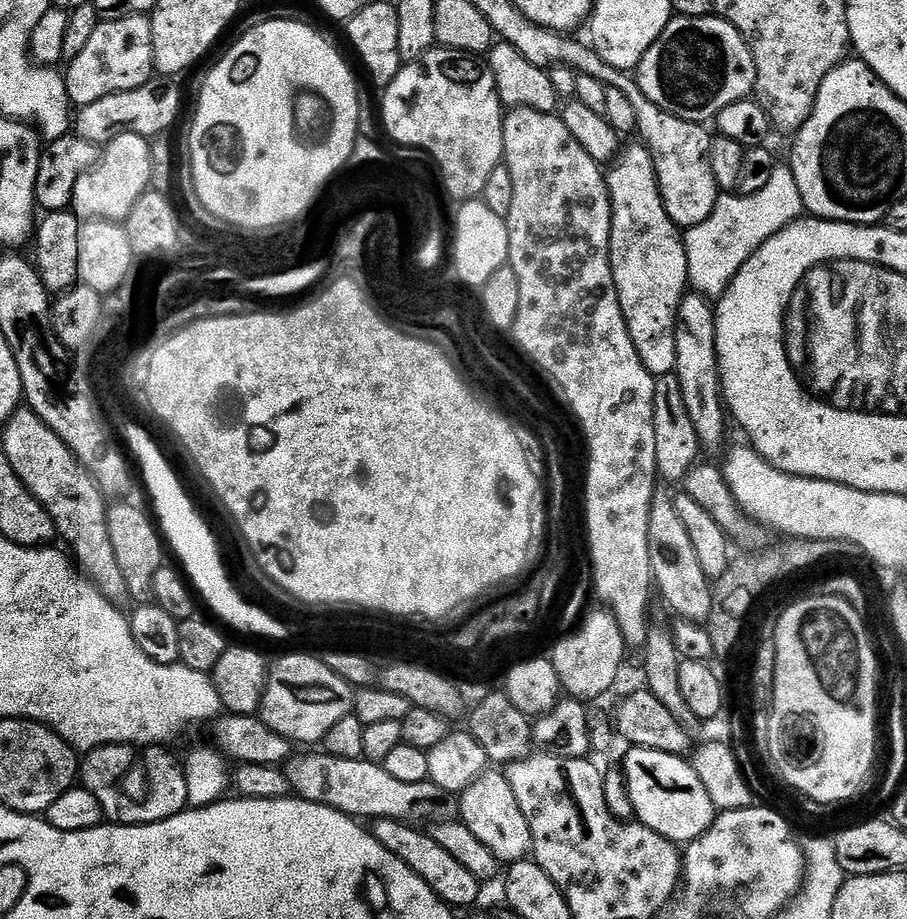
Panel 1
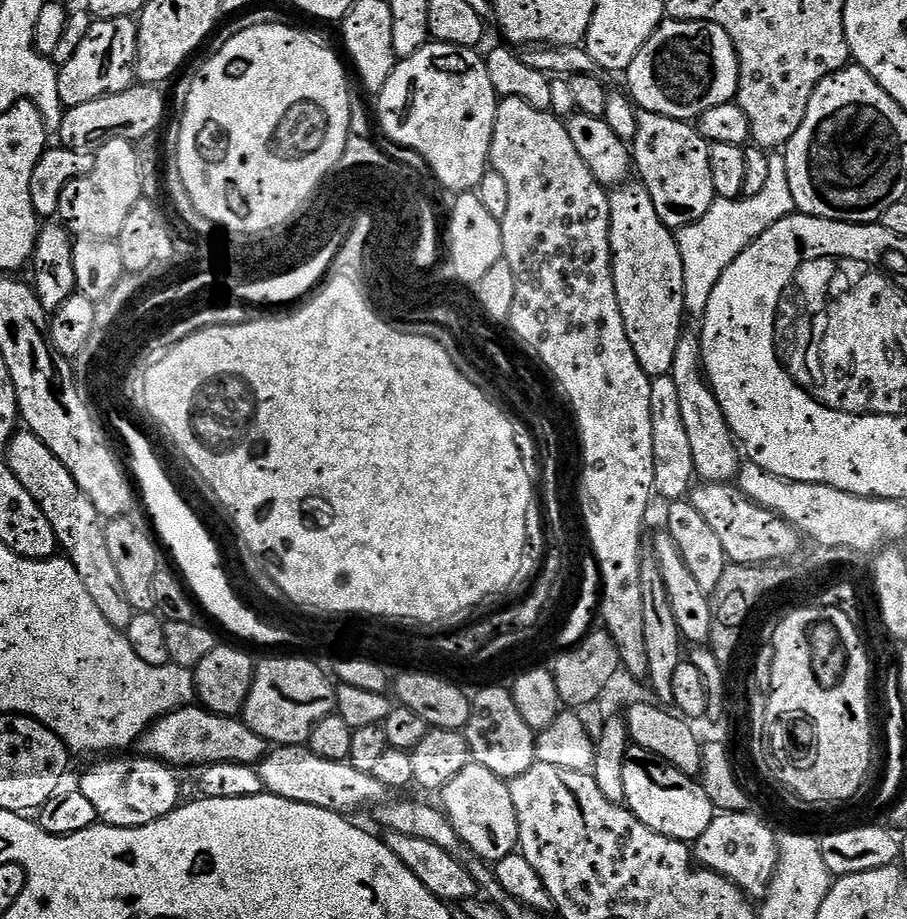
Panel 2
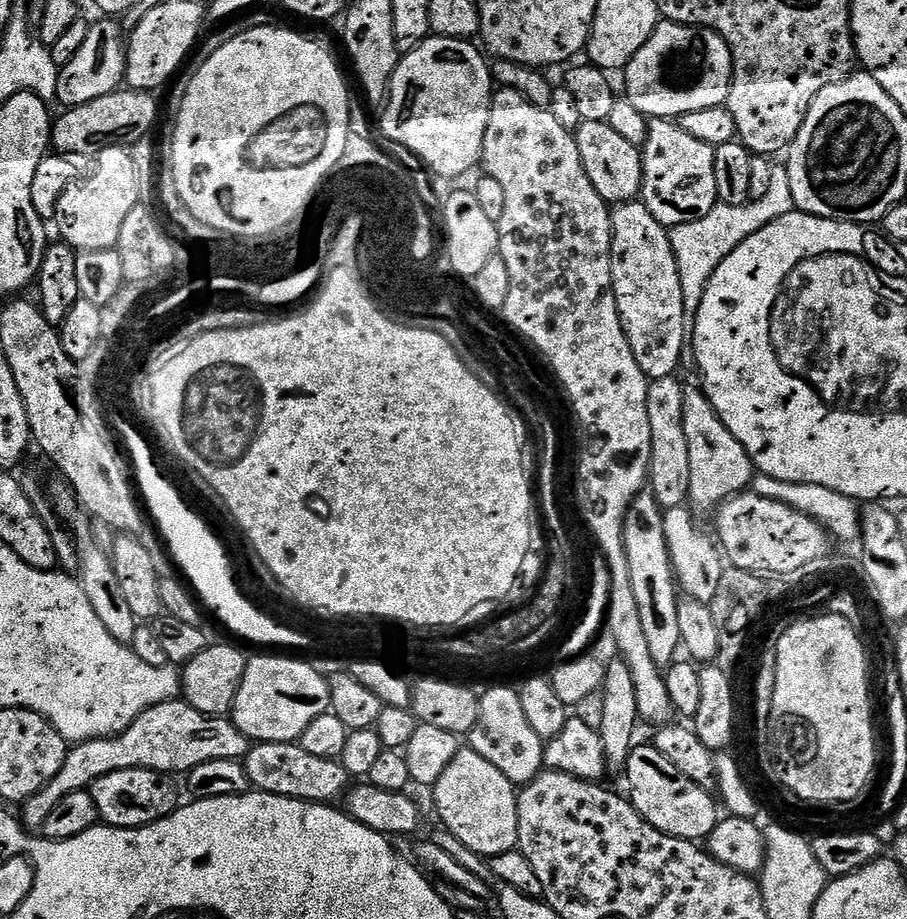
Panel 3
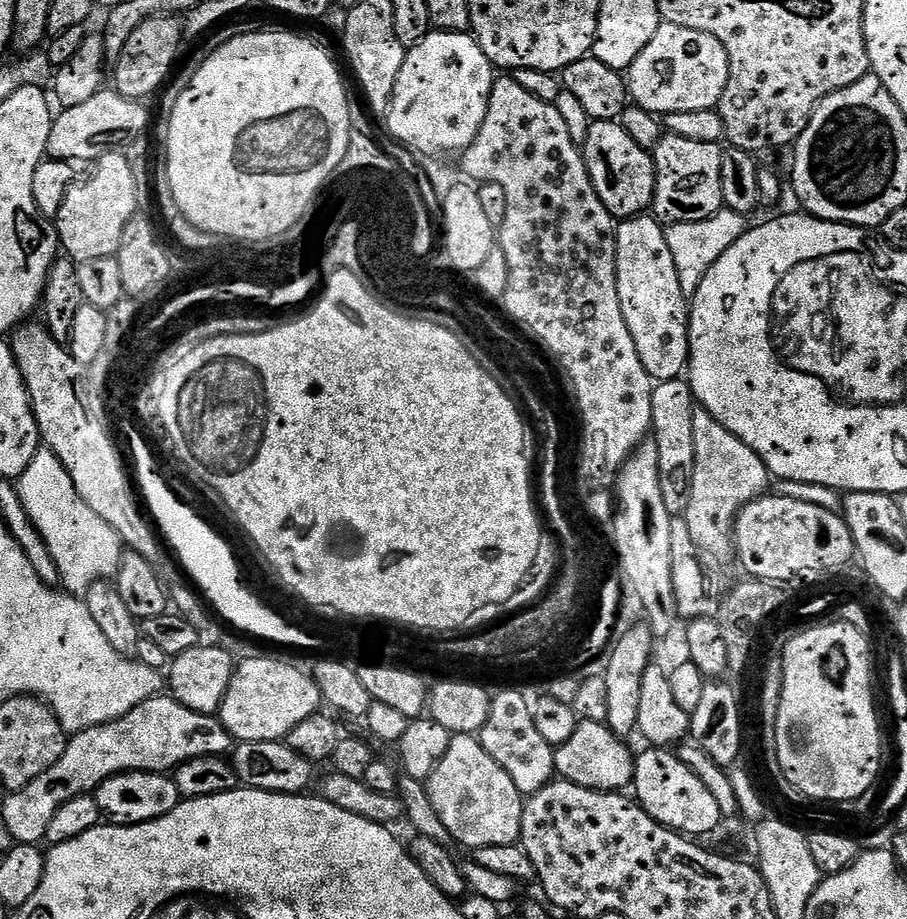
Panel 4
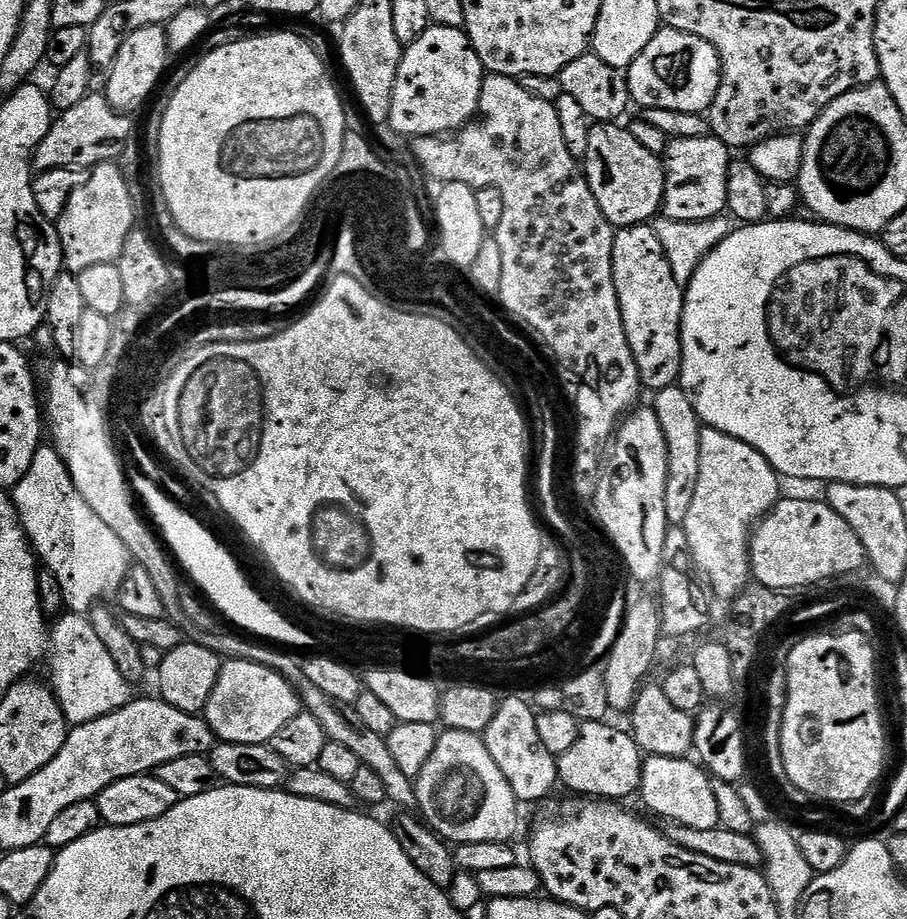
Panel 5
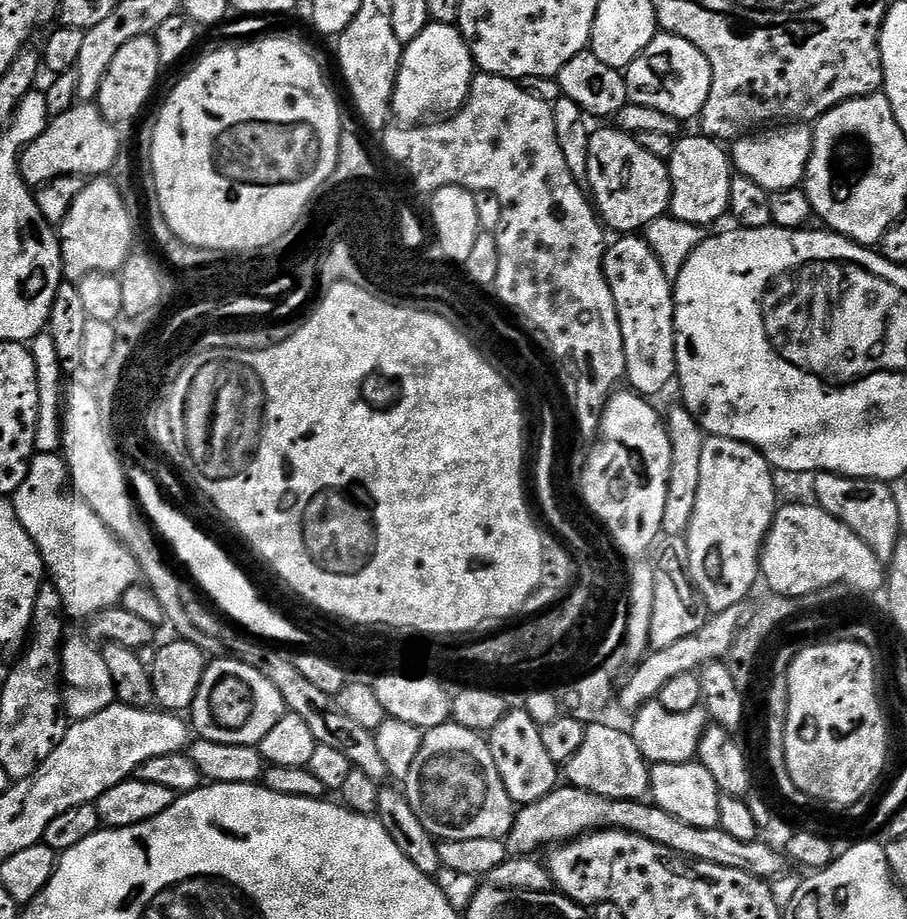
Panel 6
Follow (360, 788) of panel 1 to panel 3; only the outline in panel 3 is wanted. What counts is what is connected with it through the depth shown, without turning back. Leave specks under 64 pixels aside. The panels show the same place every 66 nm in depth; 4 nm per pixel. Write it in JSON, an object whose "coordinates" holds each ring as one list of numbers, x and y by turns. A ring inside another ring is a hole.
{"coordinates":[[298,742,255,743,244,757,244,769,253,789,285,796,291,800,307,800,313,804,328,804,343,797,350,787,350,777,339,760,314,758]]}

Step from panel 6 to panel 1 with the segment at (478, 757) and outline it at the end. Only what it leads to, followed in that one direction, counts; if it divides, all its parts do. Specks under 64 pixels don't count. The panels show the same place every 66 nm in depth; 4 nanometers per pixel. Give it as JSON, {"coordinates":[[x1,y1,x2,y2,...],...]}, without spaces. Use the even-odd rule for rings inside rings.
{"coordinates":[[496,770,485,771,469,788,464,789,459,797,459,819,474,833,474,838,482,842,501,862,523,860,532,851,532,835,526,822,526,814,518,806,518,798,514,798,514,790,510,790,507,775,500,776]]}

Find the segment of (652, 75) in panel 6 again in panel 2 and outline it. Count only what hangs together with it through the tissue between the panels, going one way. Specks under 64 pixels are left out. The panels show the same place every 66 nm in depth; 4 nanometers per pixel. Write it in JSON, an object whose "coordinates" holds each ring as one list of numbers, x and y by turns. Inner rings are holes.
{"coordinates":[[665,19,646,46,638,50,626,73,627,91,637,109,695,121,714,106,731,104,740,89,740,55,722,26,705,20]]}

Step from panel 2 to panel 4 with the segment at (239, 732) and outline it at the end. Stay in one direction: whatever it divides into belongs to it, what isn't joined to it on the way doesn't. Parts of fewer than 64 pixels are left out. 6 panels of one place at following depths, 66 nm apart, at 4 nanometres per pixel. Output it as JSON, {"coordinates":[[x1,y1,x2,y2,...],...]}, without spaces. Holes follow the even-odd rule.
{"coordinates":[[157,694,146,702,134,706,134,710,109,724,88,728,85,732,77,732,67,741,62,758,53,766,47,768,34,782,25,788,13,791,4,800,4,816,2,822,8,828,8,836,16,844,39,845,48,835,50,818,58,814,58,810,66,802,79,796,95,793,102,782,112,776,120,776,123,772,163,772,171,773,180,764,203,756,223,757,231,753,234,741,231,734,222,726,222,722,215,716,198,714,186,706,182,706,170,694]]}

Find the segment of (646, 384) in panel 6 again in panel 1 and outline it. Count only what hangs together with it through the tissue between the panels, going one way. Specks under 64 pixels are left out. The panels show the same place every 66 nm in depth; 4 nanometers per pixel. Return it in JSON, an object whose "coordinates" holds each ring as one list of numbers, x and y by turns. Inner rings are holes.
{"coordinates":[[635,143,629,148,627,145,606,172,608,197,612,203,610,258,614,286,618,290,618,302,622,306,634,350,638,350,638,358,642,358,642,366,646,366,651,376,671,376,676,371,676,315,689,287,686,250,681,229,676,227,670,214,666,214,652,156,643,143]]}

